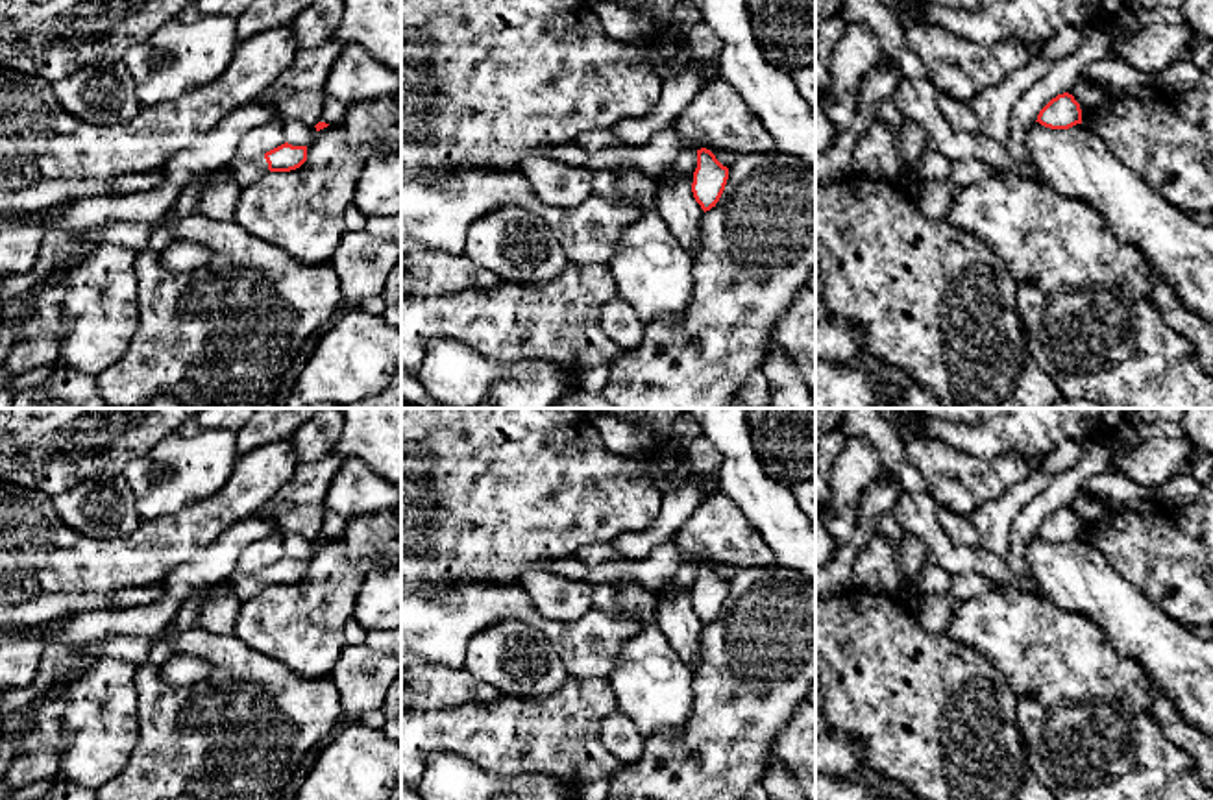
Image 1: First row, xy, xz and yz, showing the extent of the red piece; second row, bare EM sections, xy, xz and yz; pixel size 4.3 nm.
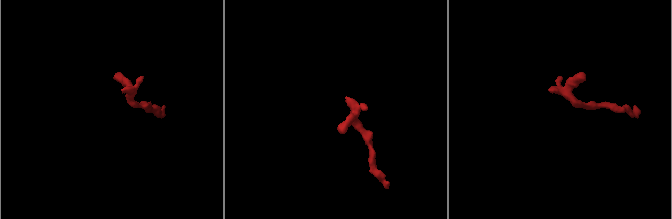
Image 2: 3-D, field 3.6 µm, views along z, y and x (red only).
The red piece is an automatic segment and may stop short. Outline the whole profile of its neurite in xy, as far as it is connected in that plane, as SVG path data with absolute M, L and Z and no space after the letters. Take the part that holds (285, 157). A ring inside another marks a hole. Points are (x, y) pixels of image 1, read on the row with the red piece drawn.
M285 142L255 159L235 155L233 161L224 168L229 172L231 179L244 188L255 183L266 172L290 172L300 168L305 161L307 146L292 146Z

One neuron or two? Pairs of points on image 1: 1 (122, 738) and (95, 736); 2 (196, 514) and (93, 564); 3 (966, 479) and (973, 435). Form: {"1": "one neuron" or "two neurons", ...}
{"1": "one neuron", "2": "one neuron", "3": "two neurons"}

